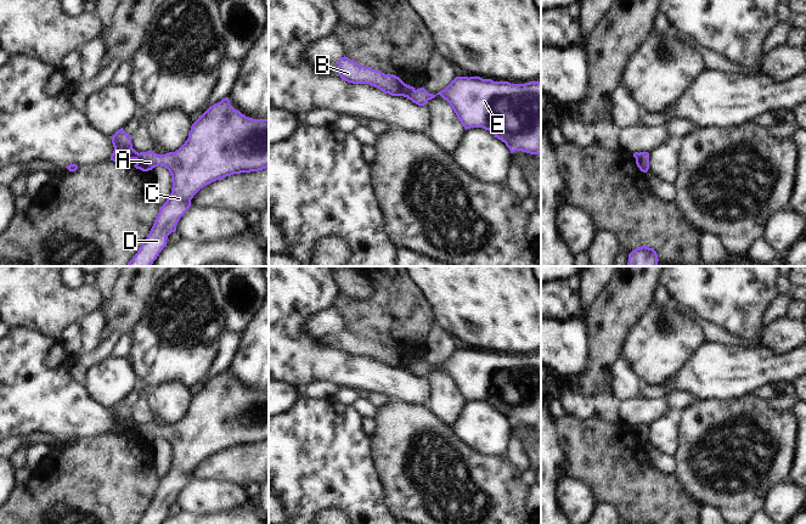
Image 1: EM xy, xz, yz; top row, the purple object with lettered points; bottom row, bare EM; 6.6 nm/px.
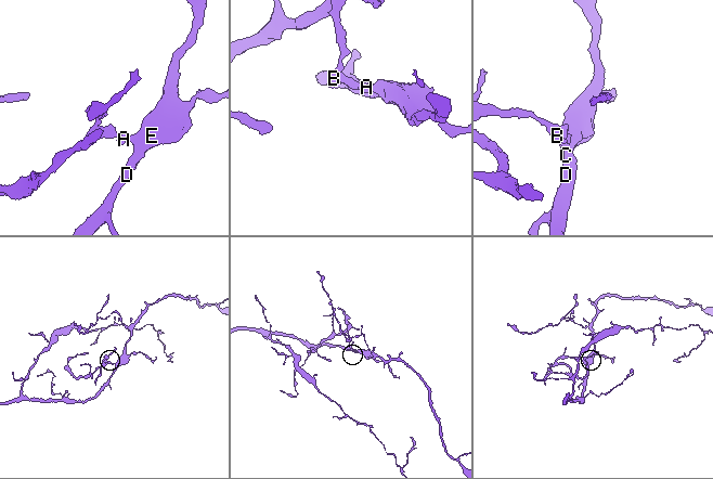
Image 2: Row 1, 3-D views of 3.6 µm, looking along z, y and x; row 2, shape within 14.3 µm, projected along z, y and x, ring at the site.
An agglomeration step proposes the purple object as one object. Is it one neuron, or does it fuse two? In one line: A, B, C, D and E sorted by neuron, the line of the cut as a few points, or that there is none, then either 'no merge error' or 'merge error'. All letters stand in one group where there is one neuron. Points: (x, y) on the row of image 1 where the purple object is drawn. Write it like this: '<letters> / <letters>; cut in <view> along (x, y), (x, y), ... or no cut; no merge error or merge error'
A C D E / B; cut in xz along (415, 90), (406, 96); merge error

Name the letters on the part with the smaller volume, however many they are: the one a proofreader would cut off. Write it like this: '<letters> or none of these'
B

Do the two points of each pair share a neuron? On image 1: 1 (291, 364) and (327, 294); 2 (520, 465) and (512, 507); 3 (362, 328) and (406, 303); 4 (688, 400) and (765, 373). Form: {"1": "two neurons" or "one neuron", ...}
{"1": "one neuron", "2": "two neurons", "3": "one neuron", "4": "two neurons"}

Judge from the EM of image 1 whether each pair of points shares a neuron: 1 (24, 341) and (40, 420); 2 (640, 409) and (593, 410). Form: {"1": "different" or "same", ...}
{"1": "same", "2": "same"}

